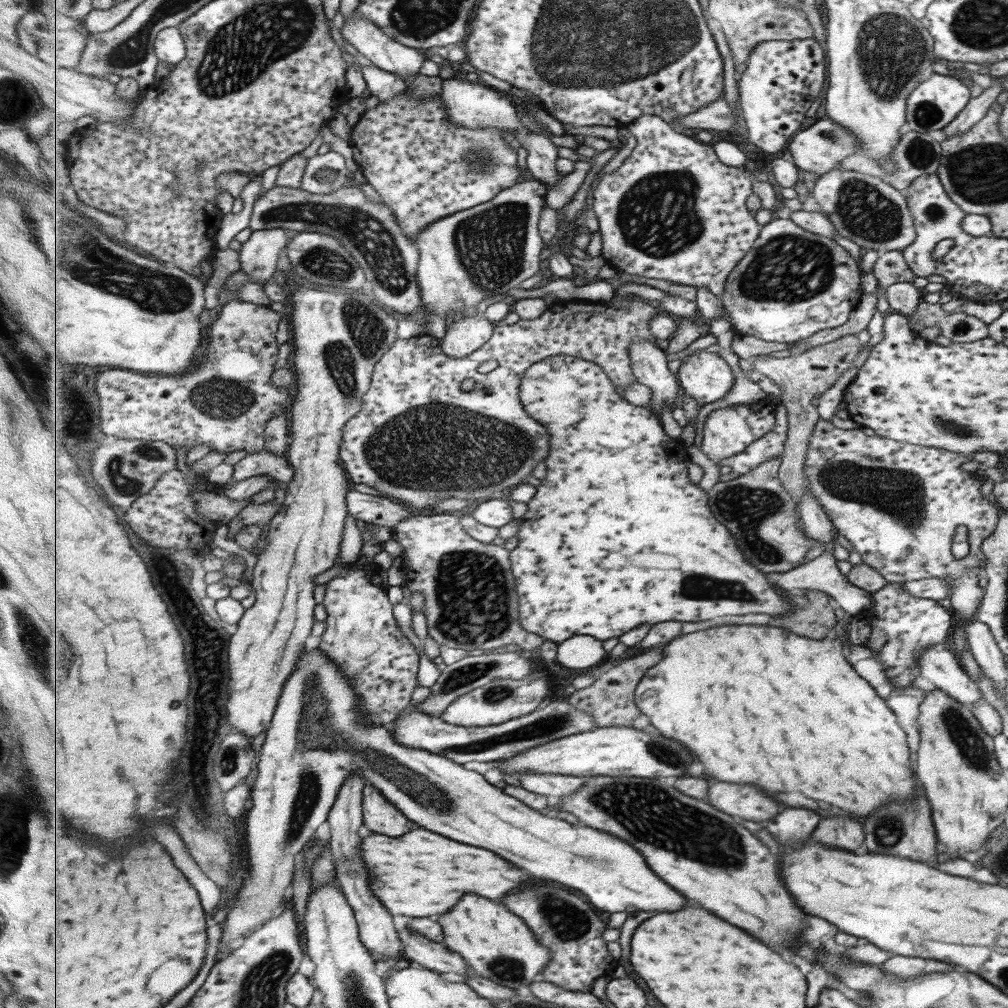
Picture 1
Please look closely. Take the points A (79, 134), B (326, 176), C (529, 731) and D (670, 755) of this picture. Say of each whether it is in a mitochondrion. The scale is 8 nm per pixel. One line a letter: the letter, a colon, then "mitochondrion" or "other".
A: other
B: mitochondrion
C: mitochondrion
D: mitochondrion

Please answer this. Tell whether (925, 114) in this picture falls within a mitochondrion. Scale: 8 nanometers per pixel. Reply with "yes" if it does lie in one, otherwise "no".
yes

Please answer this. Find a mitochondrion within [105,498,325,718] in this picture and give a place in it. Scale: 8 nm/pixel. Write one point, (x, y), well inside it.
(216, 637)

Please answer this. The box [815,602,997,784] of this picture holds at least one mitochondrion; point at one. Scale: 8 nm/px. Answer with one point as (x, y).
(969, 744)

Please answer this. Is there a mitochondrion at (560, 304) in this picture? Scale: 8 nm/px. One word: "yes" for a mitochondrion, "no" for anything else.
no

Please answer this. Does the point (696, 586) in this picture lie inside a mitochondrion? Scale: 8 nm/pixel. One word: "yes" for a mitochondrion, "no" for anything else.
yes

